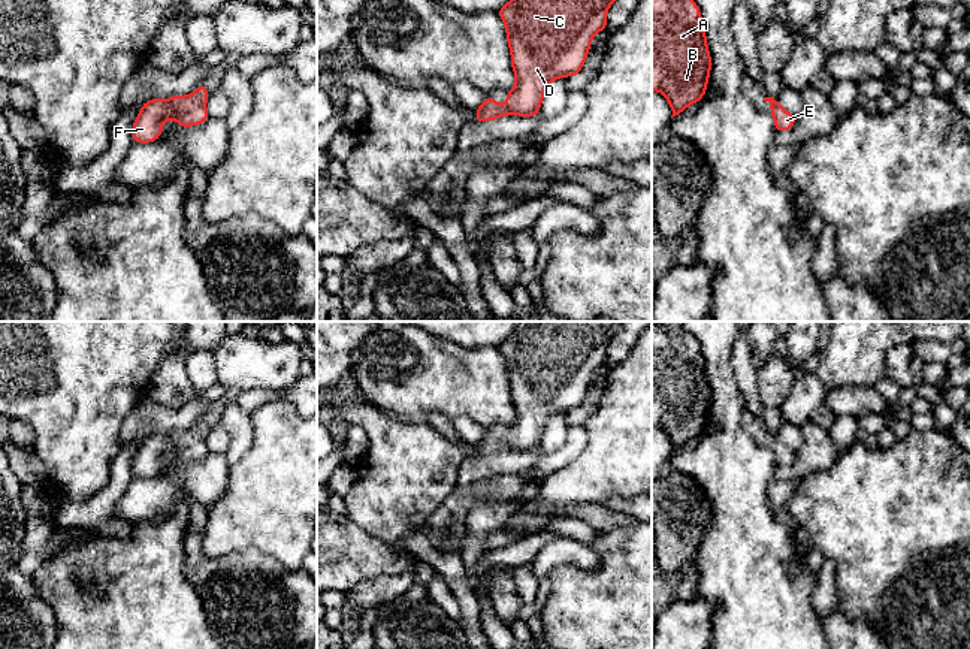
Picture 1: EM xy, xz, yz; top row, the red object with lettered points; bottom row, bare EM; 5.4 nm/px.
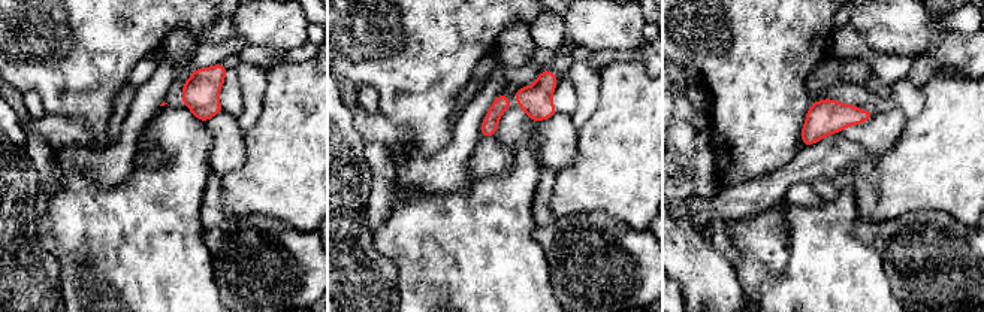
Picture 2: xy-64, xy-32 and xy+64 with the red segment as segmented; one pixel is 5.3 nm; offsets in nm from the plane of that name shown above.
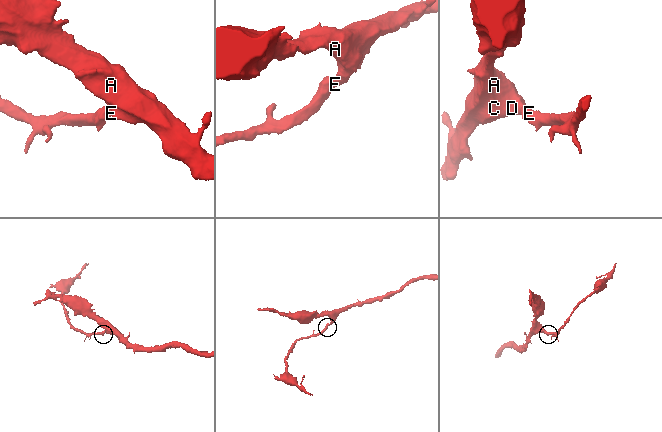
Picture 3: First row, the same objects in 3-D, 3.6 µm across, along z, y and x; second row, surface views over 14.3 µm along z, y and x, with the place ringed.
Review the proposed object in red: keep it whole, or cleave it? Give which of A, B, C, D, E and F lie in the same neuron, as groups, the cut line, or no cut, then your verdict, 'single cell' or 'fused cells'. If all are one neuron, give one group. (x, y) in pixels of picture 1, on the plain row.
A B C D E F; no cut; single cell

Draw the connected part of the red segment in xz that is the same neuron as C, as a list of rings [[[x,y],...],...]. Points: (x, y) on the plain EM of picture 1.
[[[522,322],[499,345],[505,359],[511,402],[516,420],[507,428],[502,441],[487,432],[474,456],[483,458],[505,450],[535,452],[549,419],[578,410],[586,396],[592,374],[607,363],[607,345],[628,322]]]

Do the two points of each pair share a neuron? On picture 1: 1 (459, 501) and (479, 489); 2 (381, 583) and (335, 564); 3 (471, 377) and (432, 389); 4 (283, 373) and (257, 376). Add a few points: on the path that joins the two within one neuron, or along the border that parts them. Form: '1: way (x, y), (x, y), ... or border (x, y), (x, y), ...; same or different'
1: way (464, 498), (474, 494); same
2: border (405, 570), (378, 574), (344, 592); different
3: way (462, 380), (441, 380); same
4: way (277, 373), (263, 373); same

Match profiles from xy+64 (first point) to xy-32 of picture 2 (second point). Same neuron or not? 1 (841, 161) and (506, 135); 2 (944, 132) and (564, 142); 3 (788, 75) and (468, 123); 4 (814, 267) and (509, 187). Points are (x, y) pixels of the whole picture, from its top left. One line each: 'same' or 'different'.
1: different
2: different
3: different
4: same

